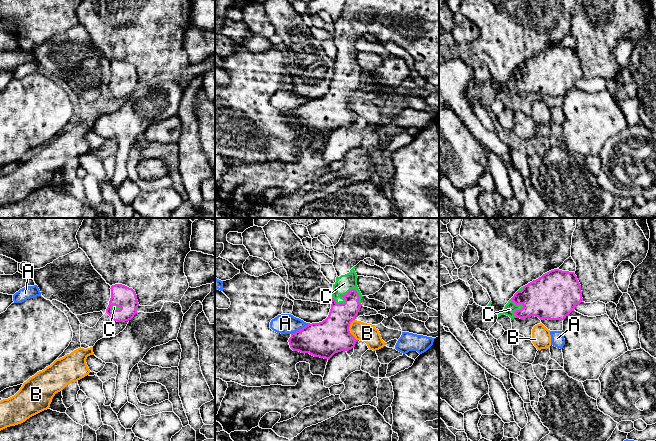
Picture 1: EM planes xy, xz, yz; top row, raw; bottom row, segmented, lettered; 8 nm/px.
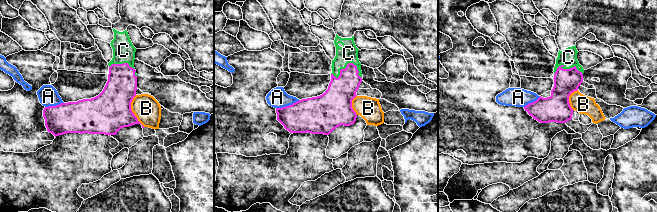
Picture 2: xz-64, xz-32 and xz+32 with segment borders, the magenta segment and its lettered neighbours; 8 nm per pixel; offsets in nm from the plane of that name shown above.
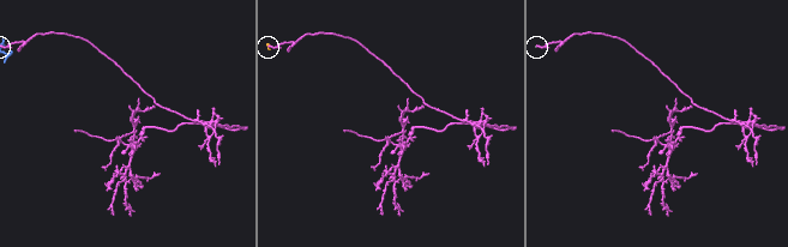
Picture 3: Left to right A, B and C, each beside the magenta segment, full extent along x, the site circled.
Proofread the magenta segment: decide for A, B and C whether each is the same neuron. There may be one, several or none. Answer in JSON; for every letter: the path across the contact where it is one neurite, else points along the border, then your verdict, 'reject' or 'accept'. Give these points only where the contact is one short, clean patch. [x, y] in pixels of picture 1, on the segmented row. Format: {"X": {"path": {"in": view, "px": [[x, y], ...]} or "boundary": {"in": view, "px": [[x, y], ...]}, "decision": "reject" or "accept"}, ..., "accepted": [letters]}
{"A": {"decision": "reject"}, "B": {"decision": "reject"}, "C": {"path": {"in": "xz", "px": [[337, 323], [345, 306], [346, 294], [344, 283]]}, "decision": "accept"}, "accepted": ["C"]}

